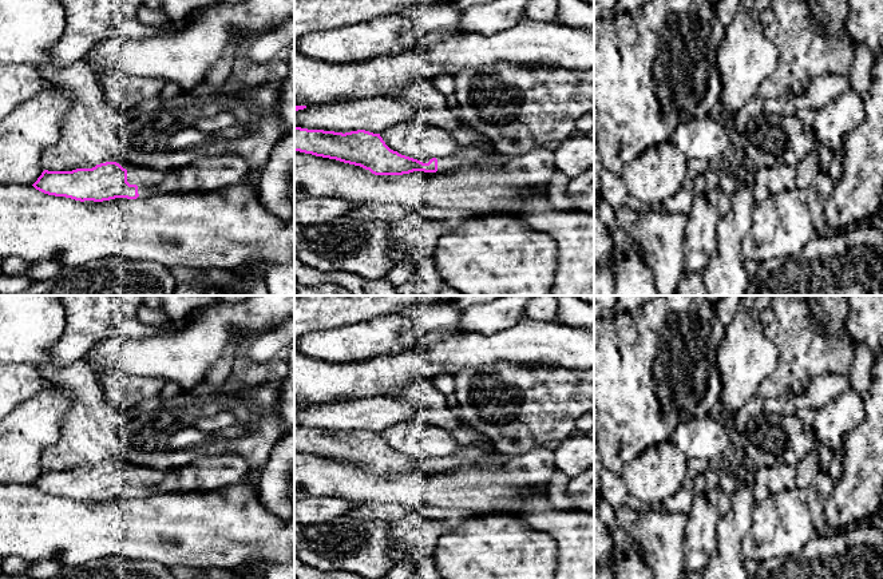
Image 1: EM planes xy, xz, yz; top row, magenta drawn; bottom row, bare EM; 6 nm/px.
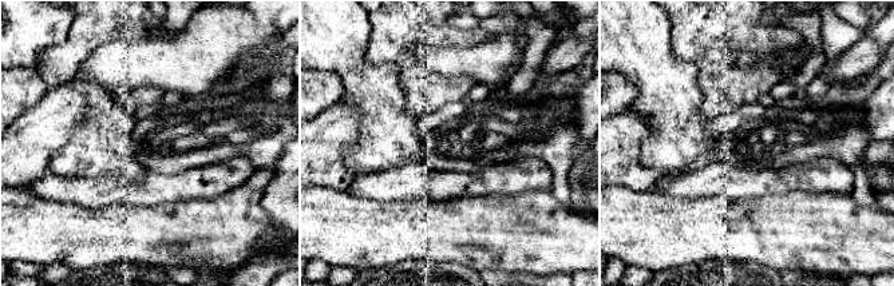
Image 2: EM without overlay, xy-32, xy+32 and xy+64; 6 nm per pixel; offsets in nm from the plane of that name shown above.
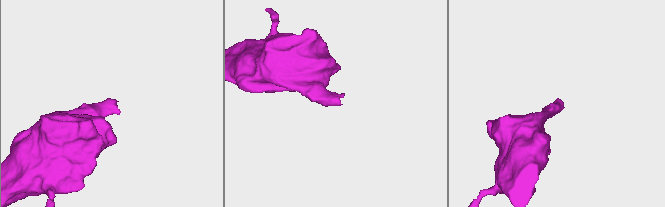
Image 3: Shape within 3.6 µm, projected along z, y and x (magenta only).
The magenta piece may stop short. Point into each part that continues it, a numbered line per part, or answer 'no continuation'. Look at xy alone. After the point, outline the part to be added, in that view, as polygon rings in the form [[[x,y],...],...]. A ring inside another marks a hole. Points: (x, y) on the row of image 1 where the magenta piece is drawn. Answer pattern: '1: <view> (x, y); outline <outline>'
1: xy (209, 174); outline [[[237,154],[203,158],[193,163],[159,171],[149,167],[127,170],[127,182],[138,186],[139,195],[206,194],[238,185],[249,175],[246,160]]]

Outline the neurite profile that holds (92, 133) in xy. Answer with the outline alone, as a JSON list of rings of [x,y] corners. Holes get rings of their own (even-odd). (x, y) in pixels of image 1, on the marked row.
[[[0,0],[0,66],[32,66],[37,70],[44,88],[58,87],[74,95],[72,107],[60,126],[59,139],[44,150],[40,164],[48,171],[72,171],[116,162],[128,170],[134,166],[126,159],[130,146],[122,111],[106,102],[92,68],[83,60],[62,70],[52,66],[50,49],[60,40],[66,23],[62,0]]]

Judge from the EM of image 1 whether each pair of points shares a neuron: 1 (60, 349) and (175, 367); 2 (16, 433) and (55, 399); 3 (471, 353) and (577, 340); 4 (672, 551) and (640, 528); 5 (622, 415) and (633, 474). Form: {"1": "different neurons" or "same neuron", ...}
{"1": "different neurons", "2": "same neuron", "3": "same neuron", "4": "same neuron", "5": "different neurons"}

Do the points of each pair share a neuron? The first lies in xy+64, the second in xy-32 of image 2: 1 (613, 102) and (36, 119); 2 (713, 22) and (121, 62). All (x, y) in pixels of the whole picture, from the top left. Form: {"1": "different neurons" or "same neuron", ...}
{"1": "different neurons", "2": "different neurons"}

